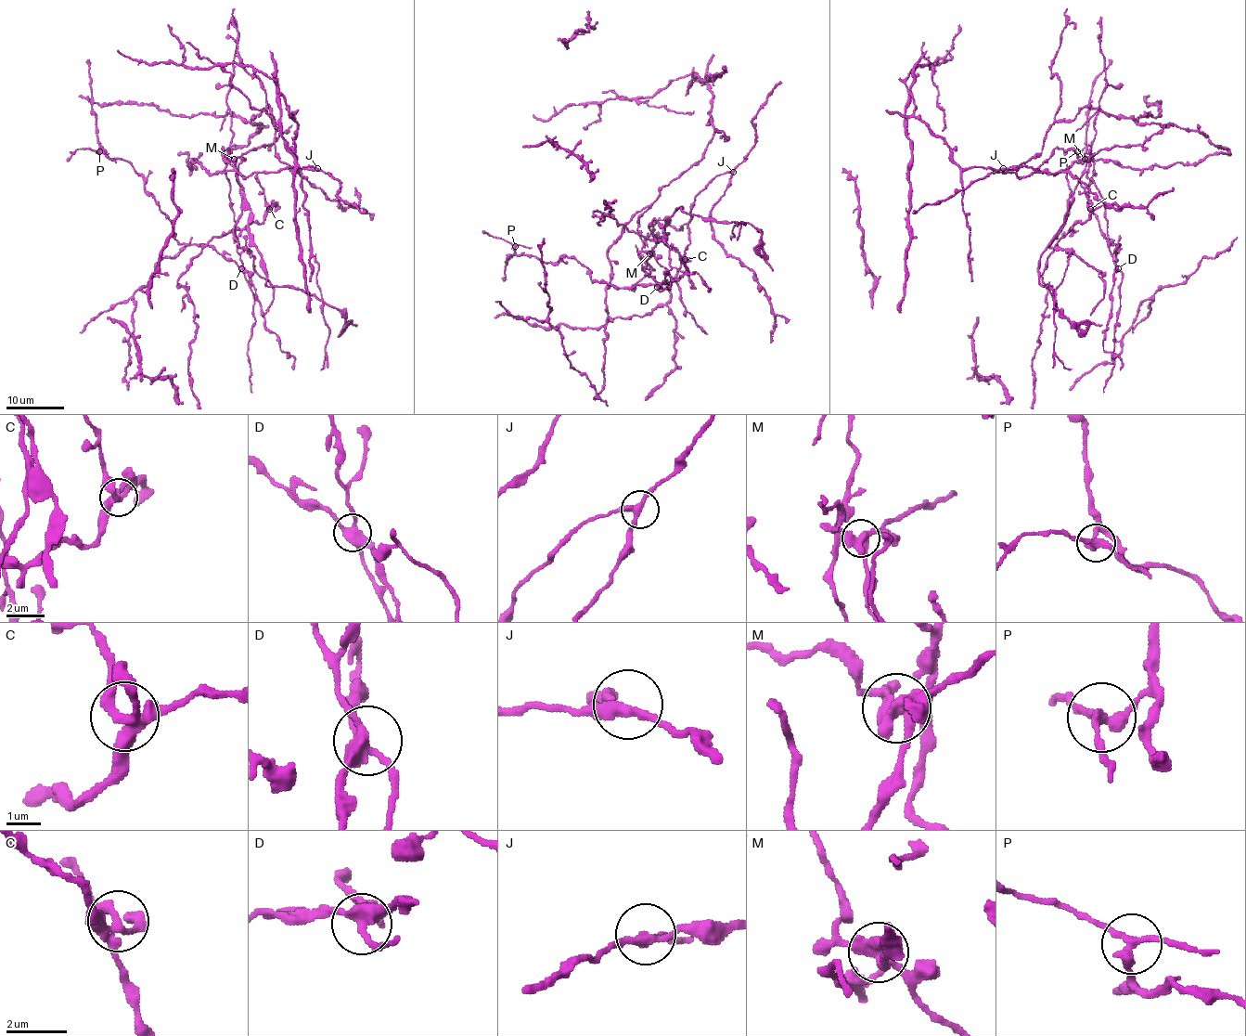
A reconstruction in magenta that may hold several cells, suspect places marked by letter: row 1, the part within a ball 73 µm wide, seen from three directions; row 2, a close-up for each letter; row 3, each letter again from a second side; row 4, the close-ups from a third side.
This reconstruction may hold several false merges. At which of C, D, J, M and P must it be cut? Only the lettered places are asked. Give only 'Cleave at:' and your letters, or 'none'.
Cleave at: D, M, P

